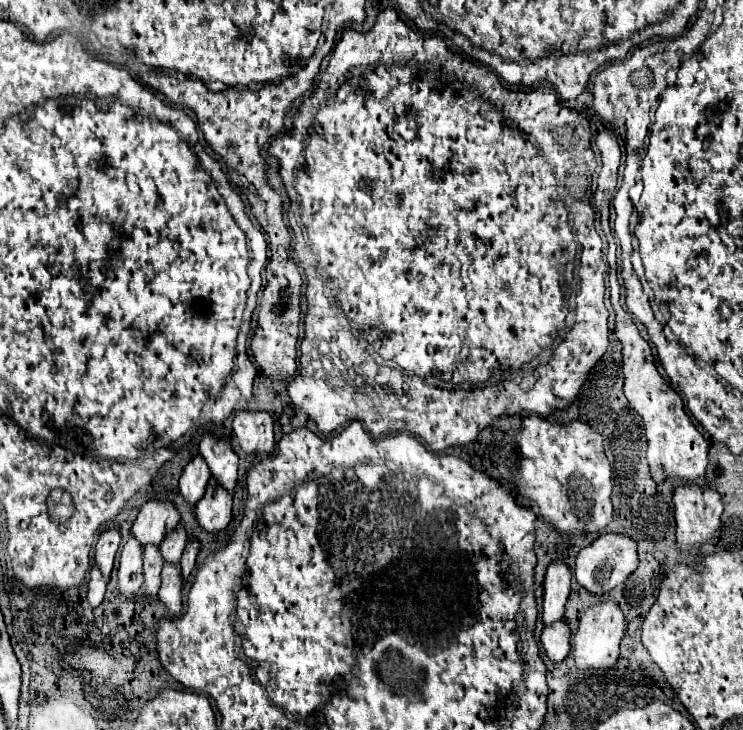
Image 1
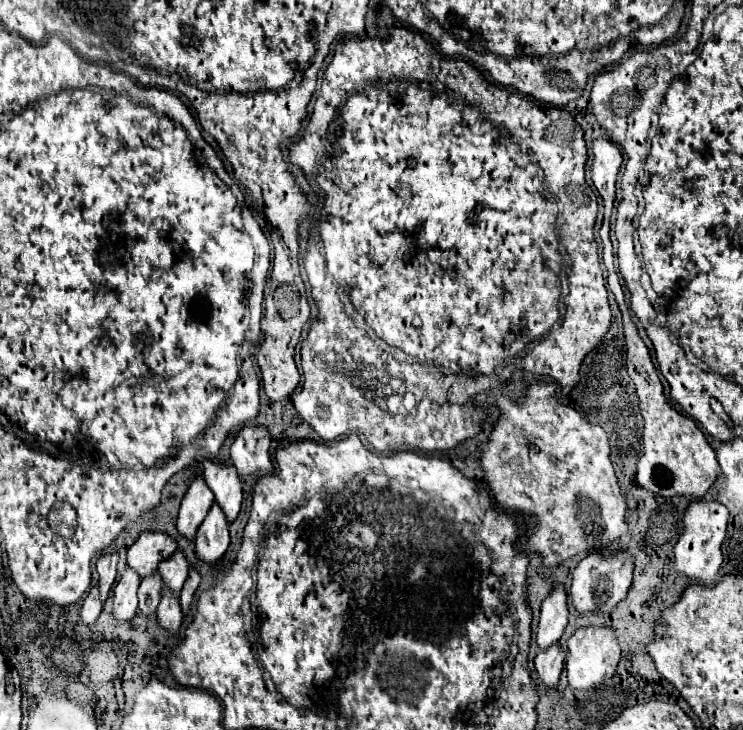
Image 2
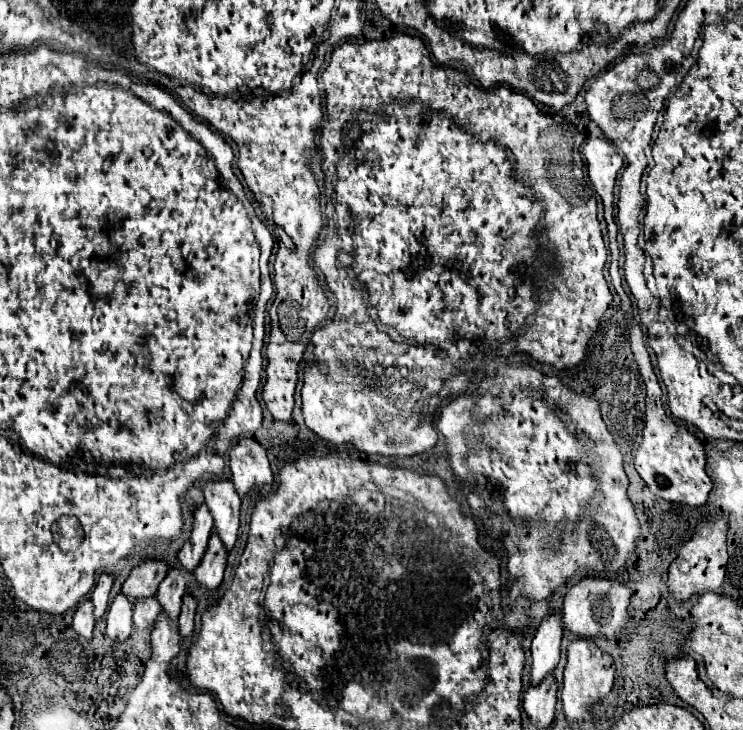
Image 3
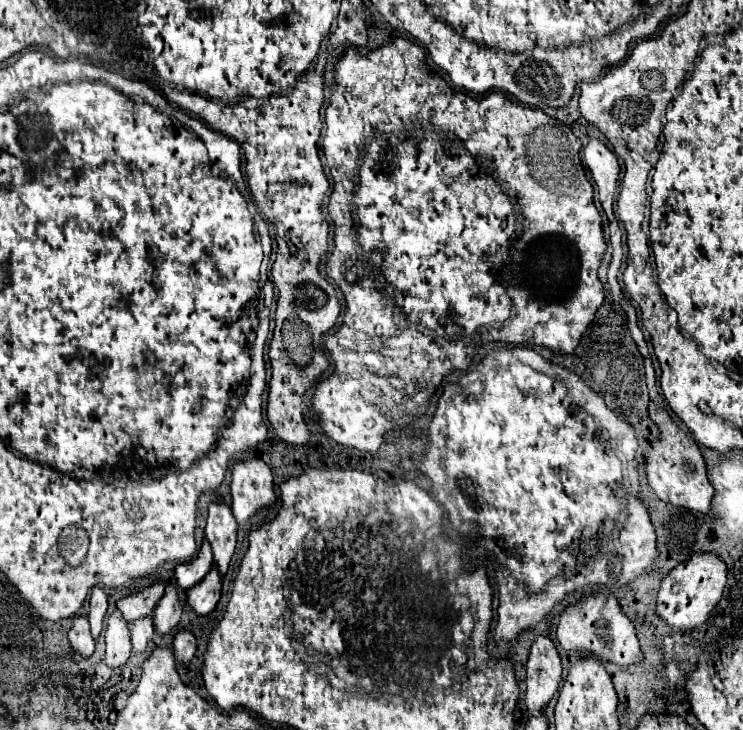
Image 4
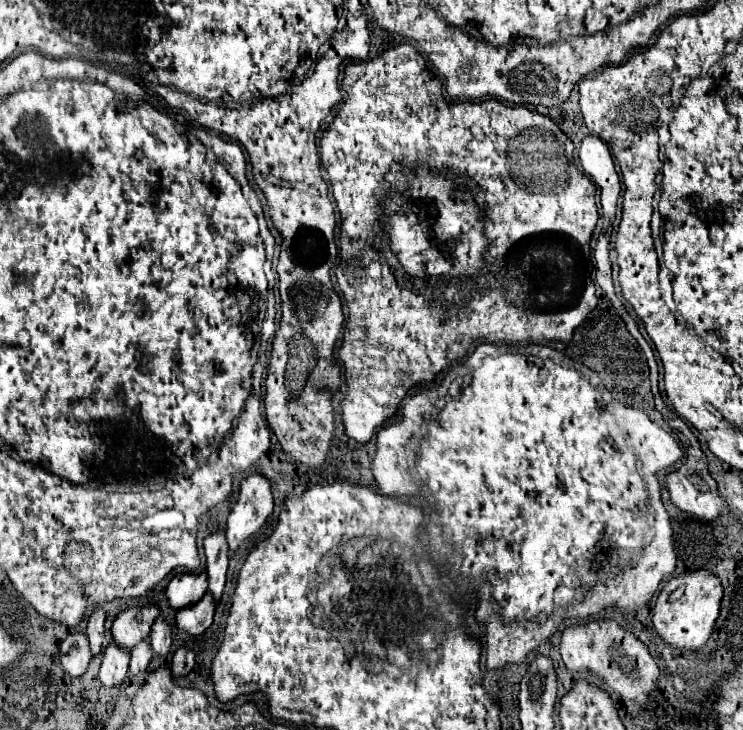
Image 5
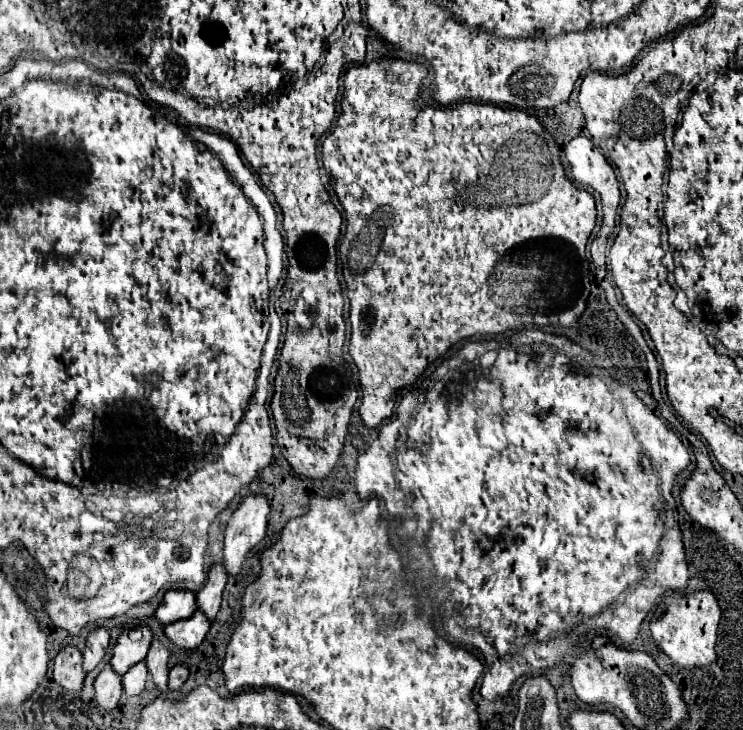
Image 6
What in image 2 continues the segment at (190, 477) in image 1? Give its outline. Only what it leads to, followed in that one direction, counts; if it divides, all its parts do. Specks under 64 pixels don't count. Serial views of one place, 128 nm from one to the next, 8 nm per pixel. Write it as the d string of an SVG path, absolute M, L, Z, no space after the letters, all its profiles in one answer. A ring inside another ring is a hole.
M196 478L184 500L180 506L180 516L178 516L178 532L180 536L188 538L188 540L196 540L196 532L200 528L200 522L204 522L204 516L208 514L208 508L212 508L214 504L214 496L210 492L210 488L206 486L204 478Z

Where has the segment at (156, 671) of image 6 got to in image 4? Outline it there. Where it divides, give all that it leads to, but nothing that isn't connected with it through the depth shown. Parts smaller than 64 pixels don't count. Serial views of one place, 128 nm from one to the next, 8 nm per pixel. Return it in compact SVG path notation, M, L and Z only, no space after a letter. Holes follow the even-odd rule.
M166 586L166 594L160 600L160 604L156 606L152 620L154 620L154 630L158 638L168 636L176 624L180 622L180 614L182 614L182 604L178 600L176 588L174 586Z

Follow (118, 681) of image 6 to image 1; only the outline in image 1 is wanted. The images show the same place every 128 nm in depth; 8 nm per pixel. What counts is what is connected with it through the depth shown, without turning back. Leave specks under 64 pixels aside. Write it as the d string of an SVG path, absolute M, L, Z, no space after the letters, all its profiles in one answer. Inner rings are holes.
M130 538L120 554L118 588L124 598L136 598L142 586L142 548Z

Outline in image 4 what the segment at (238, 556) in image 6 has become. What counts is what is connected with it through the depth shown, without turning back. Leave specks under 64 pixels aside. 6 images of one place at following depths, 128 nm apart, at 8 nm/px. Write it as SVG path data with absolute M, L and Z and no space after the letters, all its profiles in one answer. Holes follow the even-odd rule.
M264 460L238 462L232 470L232 514L242 526L276 502L272 472Z

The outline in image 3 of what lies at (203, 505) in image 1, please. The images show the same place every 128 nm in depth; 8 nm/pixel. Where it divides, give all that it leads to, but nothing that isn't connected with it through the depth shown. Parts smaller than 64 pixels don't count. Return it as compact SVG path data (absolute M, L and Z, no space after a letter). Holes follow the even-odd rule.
M212 534L210 542L208 542L208 550L206 550L200 566L194 570L194 576L202 588L212 592L220 586L224 568L226 568L226 550L224 550L220 538L216 534Z

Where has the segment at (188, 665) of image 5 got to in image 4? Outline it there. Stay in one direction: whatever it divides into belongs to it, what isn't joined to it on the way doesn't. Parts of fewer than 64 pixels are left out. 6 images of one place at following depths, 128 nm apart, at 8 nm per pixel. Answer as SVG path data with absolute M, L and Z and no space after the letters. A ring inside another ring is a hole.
M180 630L174 636L174 658L176 658L176 662L178 664L190 664L194 654L196 654L196 638L190 632Z

